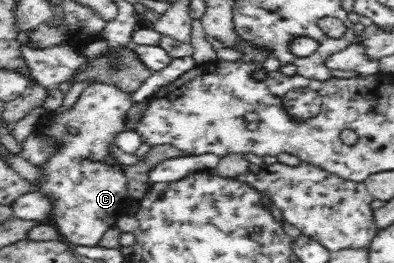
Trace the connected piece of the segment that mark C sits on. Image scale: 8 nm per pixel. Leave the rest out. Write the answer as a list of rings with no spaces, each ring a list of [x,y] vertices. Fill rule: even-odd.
[[[96,82],[88,85],[81,92],[77,102],[70,110],[56,115],[50,115],[50,111],[48,111],[47,116],[42,118],[43,123],[38,127],[40,133],[56,137],[62,146],[46,165],[40,167],[43,176],[35,188],[40,188],[40,191],[44,191],[56,199],[52,224],[58,228],[57,231],[66,238],[67,242],[72,242],[76,246],[96,246],[106,231],[114,227],[118,218],[126,214],[129,209],[132,196],[127,189],[127,180],[121,169],[122,165],[107,152],[107,146],[114,143],[116,134],[128,130],[126,112],[132,107],[129,96],[130,94],[118,90],[115,86]],[[68,128],[78,128],[78,133],[72,135],[68,132]]]

